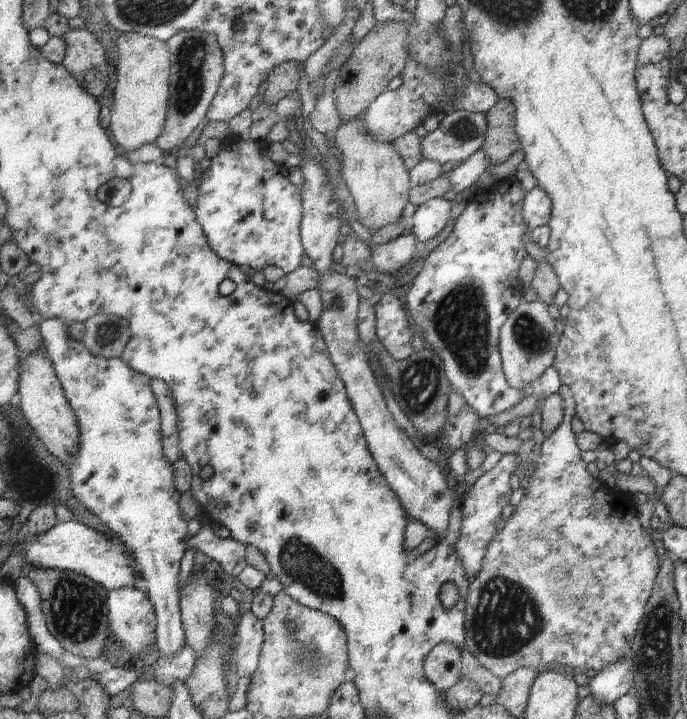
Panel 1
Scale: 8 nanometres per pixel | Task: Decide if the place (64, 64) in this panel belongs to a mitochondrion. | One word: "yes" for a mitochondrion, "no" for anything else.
no

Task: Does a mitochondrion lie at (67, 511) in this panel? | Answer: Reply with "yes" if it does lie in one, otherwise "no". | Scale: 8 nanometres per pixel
no

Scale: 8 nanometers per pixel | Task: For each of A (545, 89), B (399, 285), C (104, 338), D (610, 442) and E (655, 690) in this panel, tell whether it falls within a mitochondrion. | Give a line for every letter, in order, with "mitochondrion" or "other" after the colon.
A: other
B: other
C: mitochondrion
D: other
E: mitochondrion

